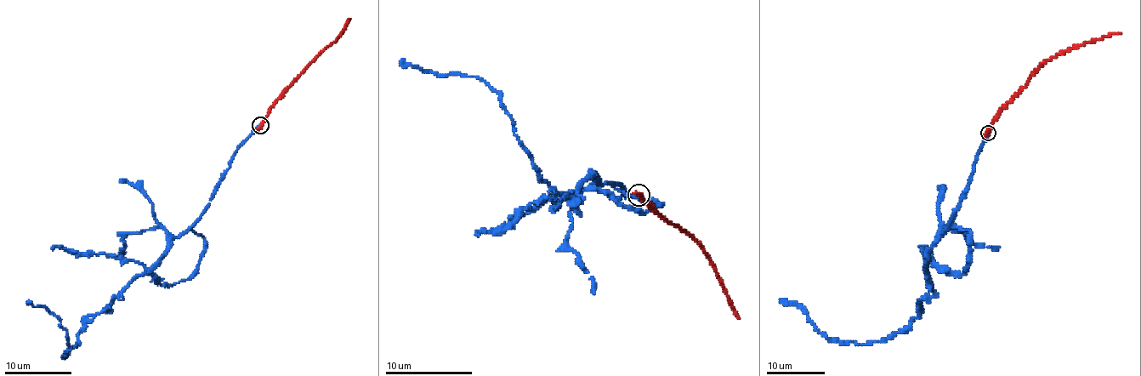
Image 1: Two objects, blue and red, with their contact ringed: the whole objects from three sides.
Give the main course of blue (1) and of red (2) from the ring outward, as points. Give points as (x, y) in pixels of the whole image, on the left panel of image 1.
1: (259, 125), (188, 230), (86, 324), (65, 357), (70, 345), (60, 322), (28, 301)
2: (259, 125), (324, 50), (336, 42), (350, 19)

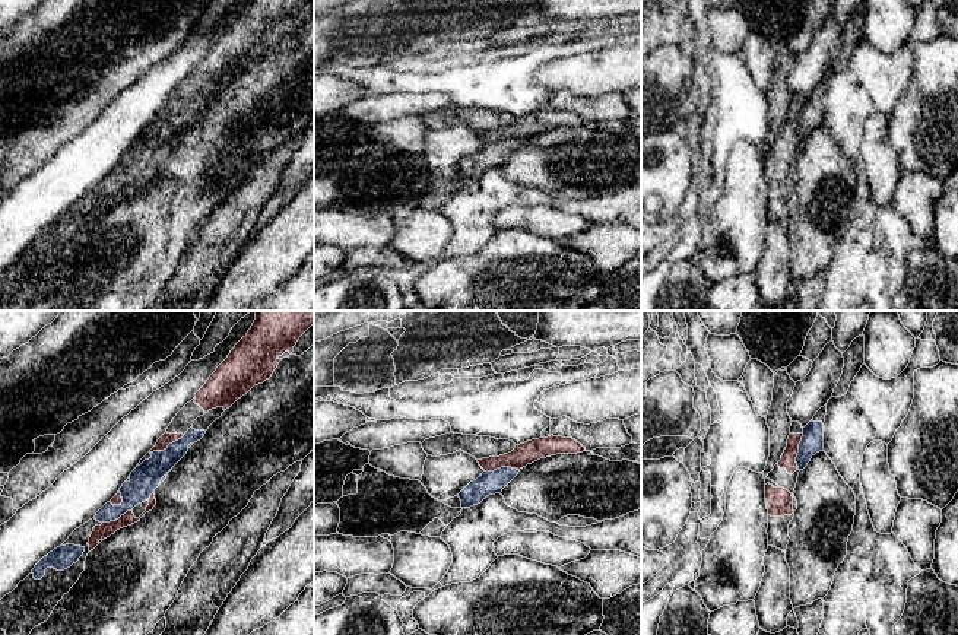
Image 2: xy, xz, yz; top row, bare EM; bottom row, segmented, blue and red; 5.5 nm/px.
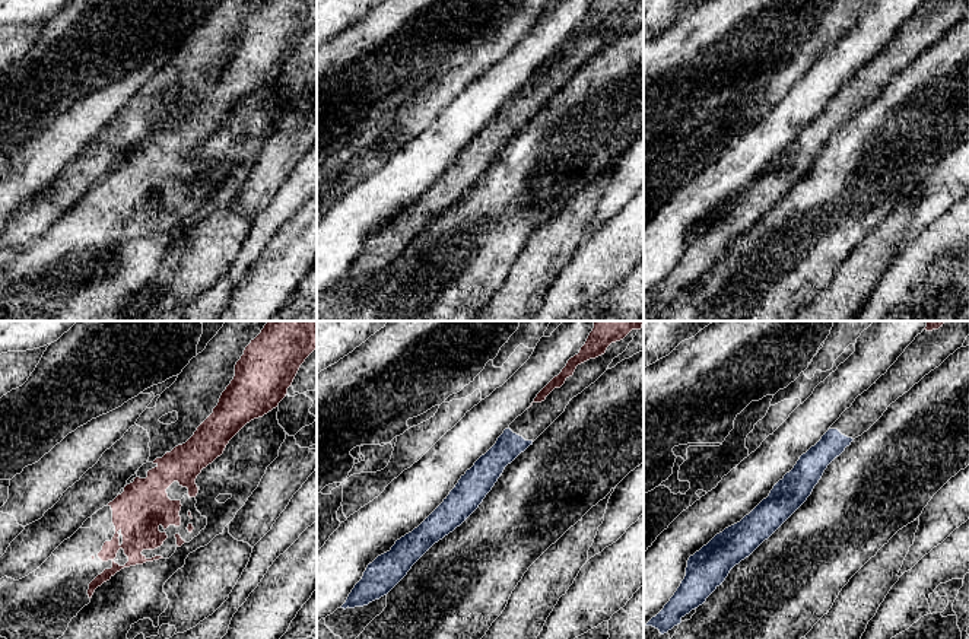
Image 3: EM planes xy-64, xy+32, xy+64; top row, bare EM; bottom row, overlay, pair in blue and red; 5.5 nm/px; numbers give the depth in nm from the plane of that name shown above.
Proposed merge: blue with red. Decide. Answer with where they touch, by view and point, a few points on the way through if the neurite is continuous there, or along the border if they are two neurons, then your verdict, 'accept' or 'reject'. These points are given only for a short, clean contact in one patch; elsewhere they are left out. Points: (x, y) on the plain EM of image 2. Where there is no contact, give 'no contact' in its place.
contact xy (168, 120); reject

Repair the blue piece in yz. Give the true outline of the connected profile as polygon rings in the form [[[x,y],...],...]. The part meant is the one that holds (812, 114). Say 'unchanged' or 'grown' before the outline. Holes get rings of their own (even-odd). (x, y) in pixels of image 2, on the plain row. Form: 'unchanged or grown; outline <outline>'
grown; outline [[[827,79],[821,80],[813,92],[803,101],[803,109],[799,117],[796,136],[799,143],[803,143],[811,131],[824,123],[824,95]]]

